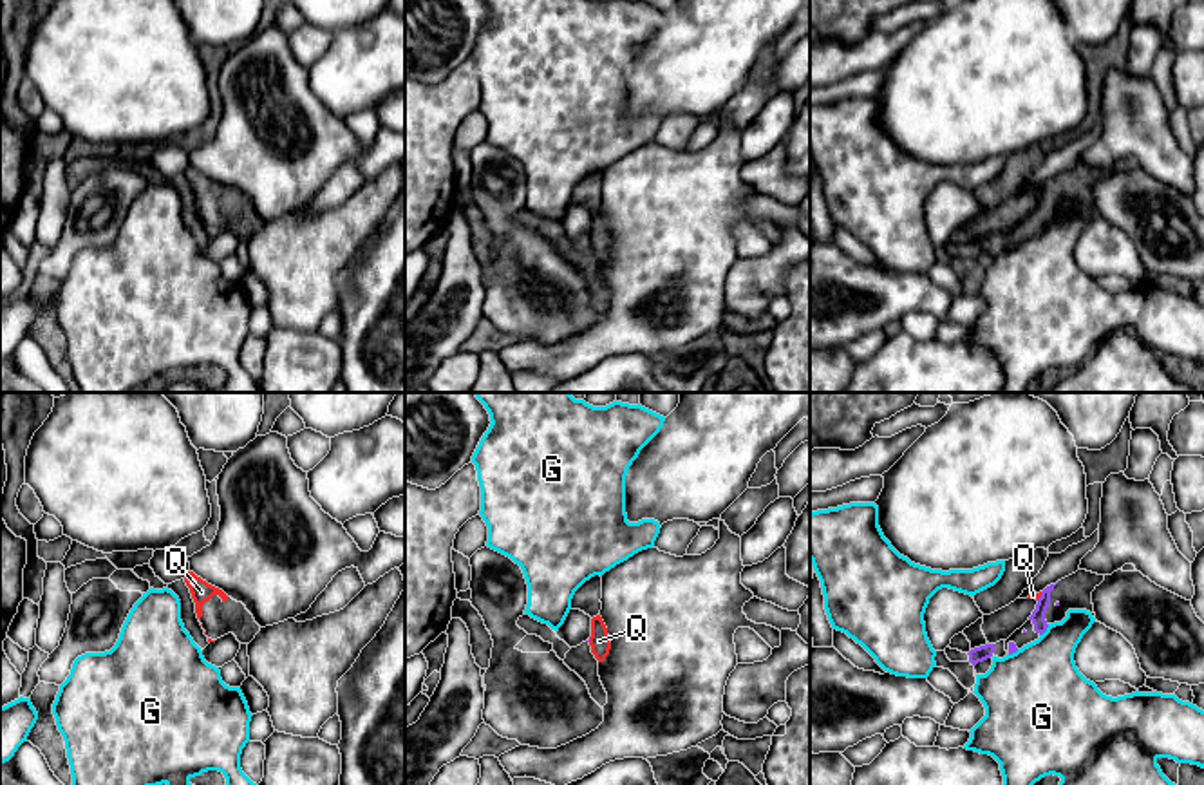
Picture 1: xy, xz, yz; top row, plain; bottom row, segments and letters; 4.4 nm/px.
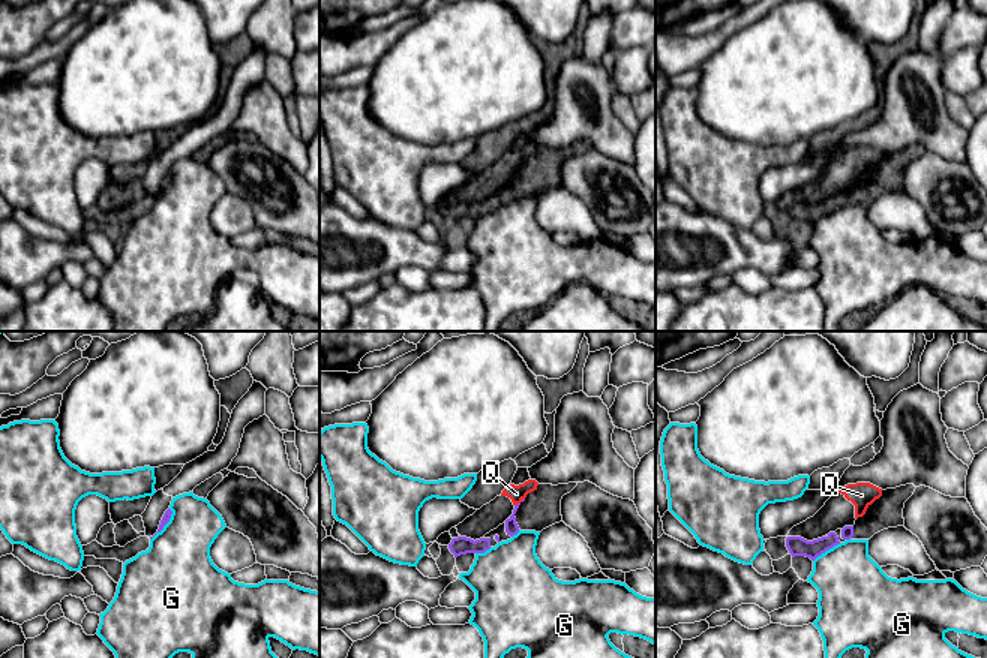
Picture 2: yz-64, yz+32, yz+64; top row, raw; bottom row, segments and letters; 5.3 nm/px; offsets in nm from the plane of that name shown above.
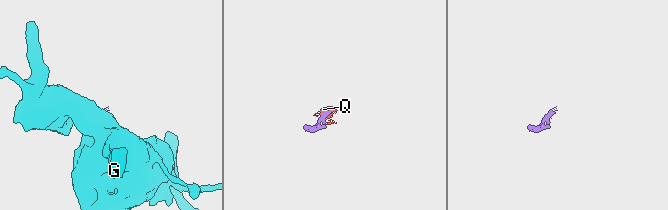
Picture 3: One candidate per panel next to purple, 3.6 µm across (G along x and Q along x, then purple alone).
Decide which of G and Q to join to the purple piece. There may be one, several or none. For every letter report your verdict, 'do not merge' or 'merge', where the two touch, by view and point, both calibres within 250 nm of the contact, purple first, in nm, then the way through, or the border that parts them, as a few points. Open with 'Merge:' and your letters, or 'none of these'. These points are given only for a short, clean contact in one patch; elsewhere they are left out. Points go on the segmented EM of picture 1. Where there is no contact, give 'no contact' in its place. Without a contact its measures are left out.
Merge: none of these
G: do not merge | yz (1045, 630) | 60/360 nm | along yz (1049, 624), (1040, 635)
Q: do not merge | yz (1042, 595) | 60/30 nm | along yz (1042, 592), (1036, 599)

